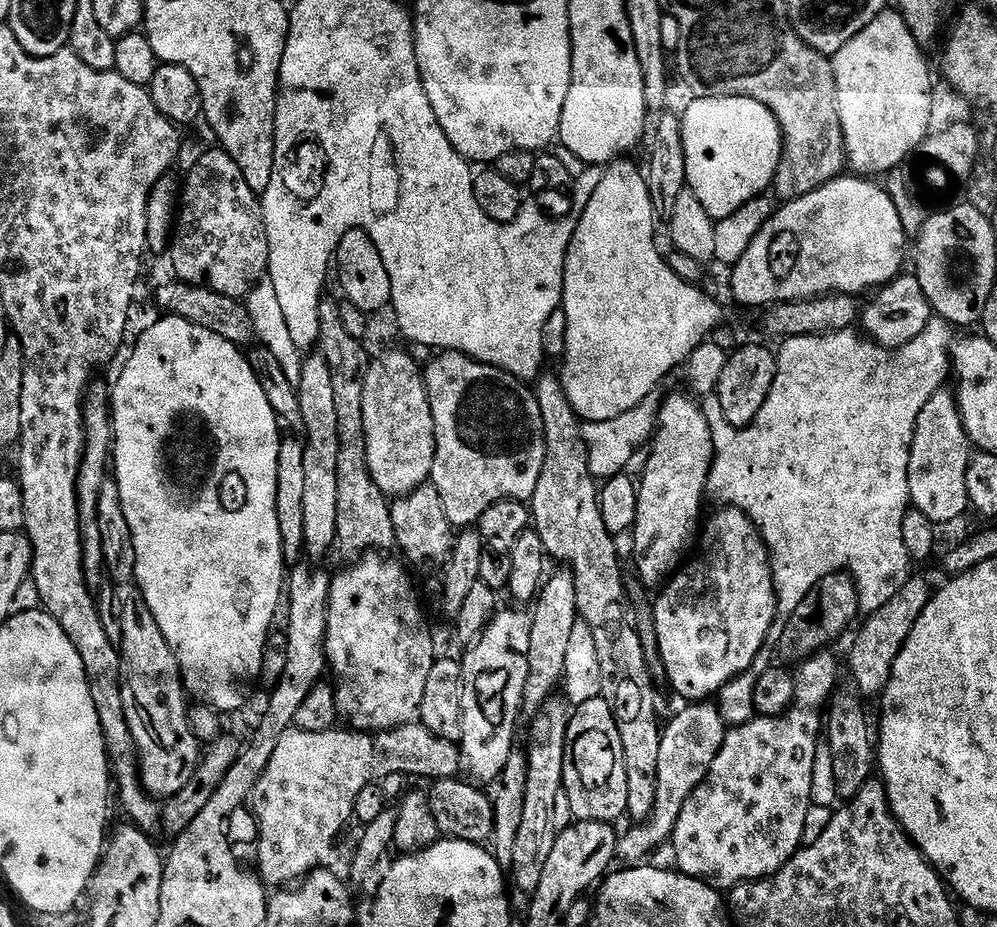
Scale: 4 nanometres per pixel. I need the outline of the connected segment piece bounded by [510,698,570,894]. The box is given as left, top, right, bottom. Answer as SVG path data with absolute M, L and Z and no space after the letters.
M553 698L540 708L540 713L531 721L532 737L528 740L528 746L526 745L529 778L526 780L525 806L514 847L514 862L510 880L515 887L527 894L538 890L542 870L546 867L550 853L554 850L558 831L556 807L559 792L564 790L564 763L568 749L568 722L570 719L569 705L563 699L561 700Z

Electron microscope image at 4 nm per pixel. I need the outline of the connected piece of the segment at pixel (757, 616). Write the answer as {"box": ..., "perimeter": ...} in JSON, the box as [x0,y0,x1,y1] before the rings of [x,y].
{"box":[654,506,778,702],"perimeter":[[[727,506],[721,507],[719,510],[721,512],[716,512],[709,518],[708,525],[706,525],[707,520],[703,525],[702,535],[698,540],[698,551],[663,585],[662,591],[664,593],[656,600],[656,625],[654,625],[654,631],[656,633],[656,645],[659,646],[660,650],[660,660],[664,665],[667,680],[669,679],[672,682],[673,690],[678,695],[685,696],[683,699],[688,702],[707,701],[709,698],[715,697],[720,689],[725,688],[730,681],[742,675],[754,662],[756,655],[768,644],[770,630],[778,620],[776,580],[772,577],[772,557],[769,556],[768,548],[764,545],[762,534],[756,529],[753,520],[742,510]]]}

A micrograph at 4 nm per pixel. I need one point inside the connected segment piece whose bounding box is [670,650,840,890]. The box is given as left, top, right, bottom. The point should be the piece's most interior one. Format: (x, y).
(744, 822)

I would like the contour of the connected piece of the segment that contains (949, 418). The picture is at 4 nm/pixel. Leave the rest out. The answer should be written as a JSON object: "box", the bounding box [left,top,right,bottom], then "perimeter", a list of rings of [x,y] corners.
{"box":[908,390,974,526],"perimeter":[[[941,390],[922,406],[922,414],[918,414],[914,426],[914,438],[910,450],[910,470],[908,481],[910,482],[910,504],[913,509],[926,518],[930,518],[933,524],[943,526],[951,520],[956,520],[964,511],[969,511],[970,501],[966,490],[966,478],[968,477],[968,463],[974,455],[973,445],[968,439],[968,431],[964,429],[964,423],[960,417],[960,410],[956,407],[956,398],[951,391]]]}

